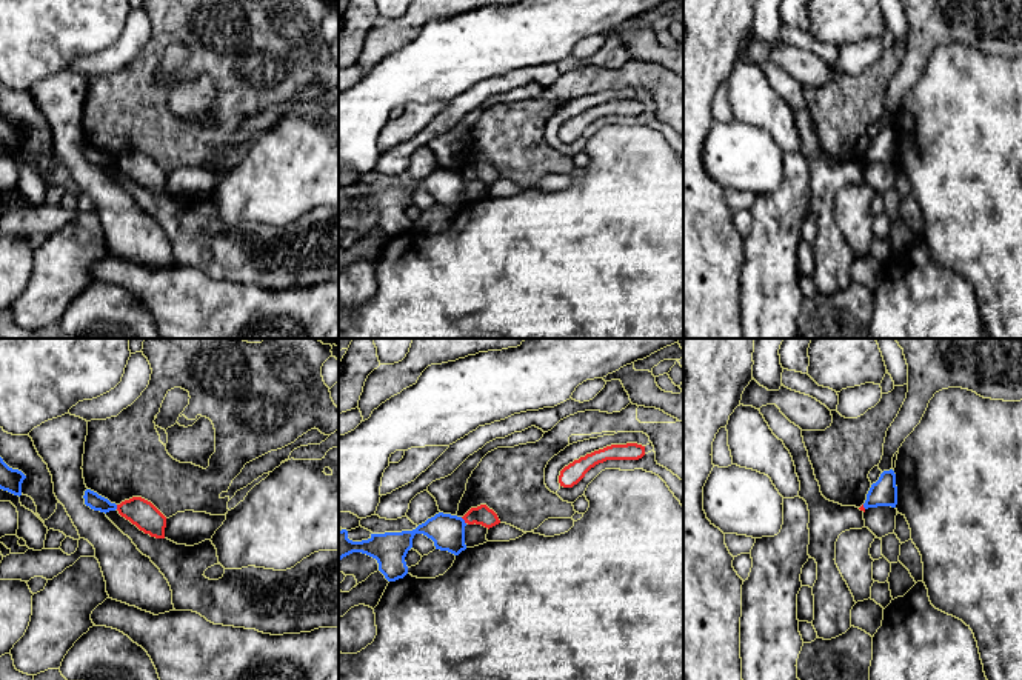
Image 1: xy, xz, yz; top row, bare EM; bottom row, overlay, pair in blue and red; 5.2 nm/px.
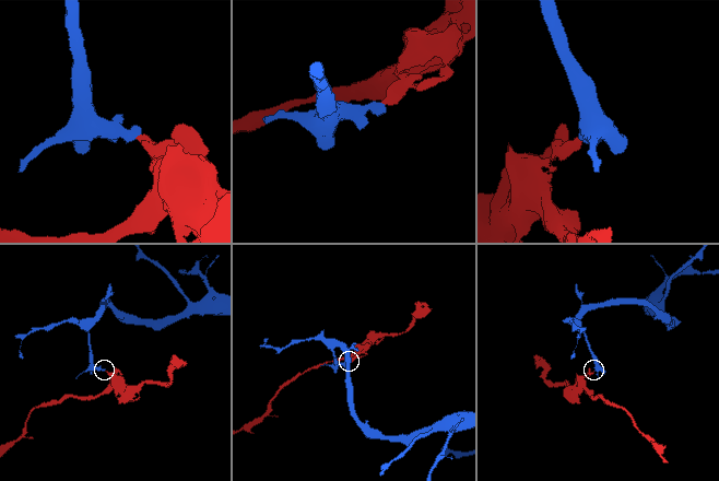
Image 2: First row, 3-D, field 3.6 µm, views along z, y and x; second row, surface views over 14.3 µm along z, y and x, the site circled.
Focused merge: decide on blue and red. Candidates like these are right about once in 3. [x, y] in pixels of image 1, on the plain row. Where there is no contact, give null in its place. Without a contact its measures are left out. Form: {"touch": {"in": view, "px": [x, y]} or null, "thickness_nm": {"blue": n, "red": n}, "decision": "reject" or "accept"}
{"touch": {"in": "xz", "px": [464, 176]}, "thickness_nm": {"blue": 180, "red": 100}, "decision": "reject"}

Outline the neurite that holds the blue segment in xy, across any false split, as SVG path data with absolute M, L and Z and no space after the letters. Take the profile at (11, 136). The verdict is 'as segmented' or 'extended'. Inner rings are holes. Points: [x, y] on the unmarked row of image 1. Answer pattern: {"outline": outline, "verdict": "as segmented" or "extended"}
{"outline": "M0 112L0 145L20 152L25 134L26 131L22 126L9 123Z", "verdict": "as segmented"}

